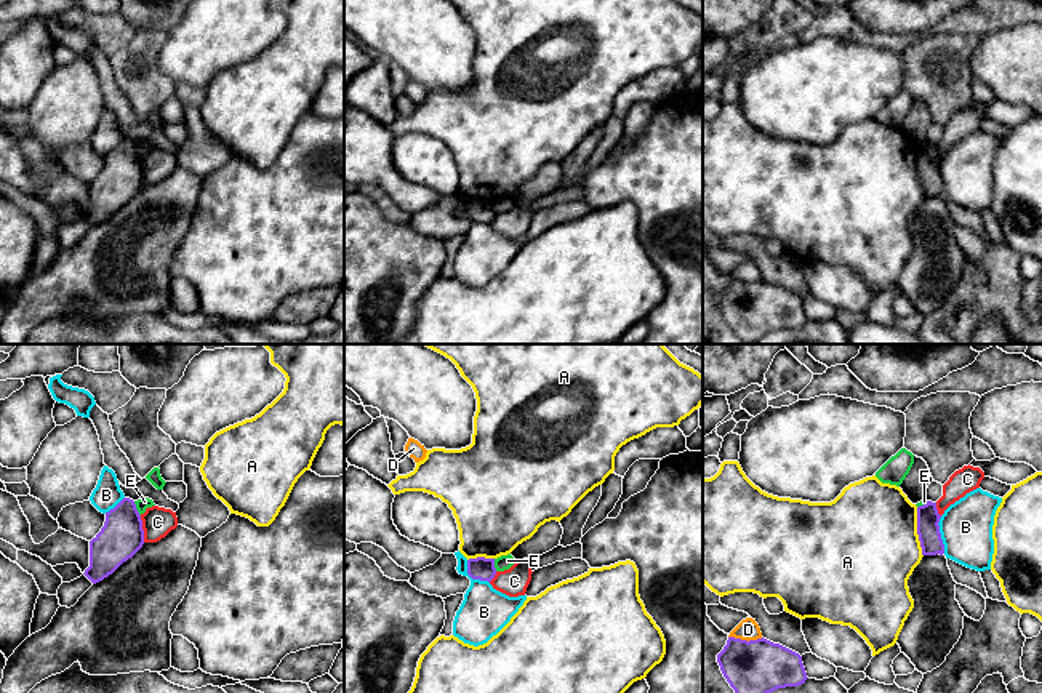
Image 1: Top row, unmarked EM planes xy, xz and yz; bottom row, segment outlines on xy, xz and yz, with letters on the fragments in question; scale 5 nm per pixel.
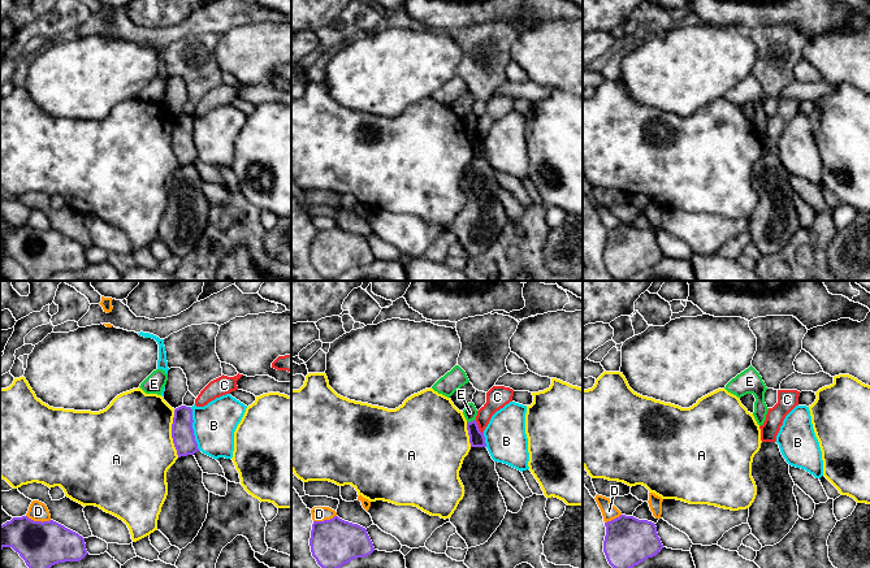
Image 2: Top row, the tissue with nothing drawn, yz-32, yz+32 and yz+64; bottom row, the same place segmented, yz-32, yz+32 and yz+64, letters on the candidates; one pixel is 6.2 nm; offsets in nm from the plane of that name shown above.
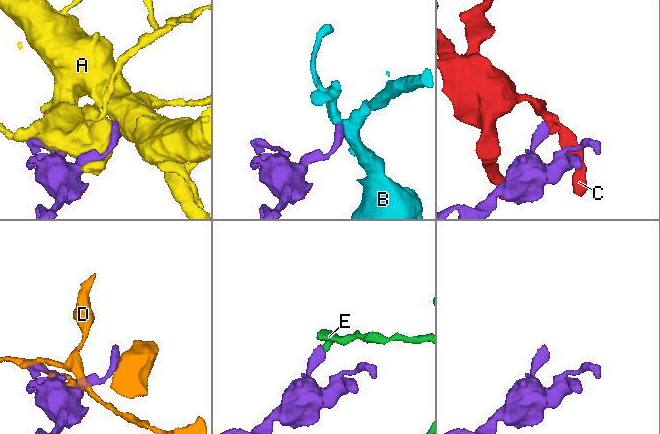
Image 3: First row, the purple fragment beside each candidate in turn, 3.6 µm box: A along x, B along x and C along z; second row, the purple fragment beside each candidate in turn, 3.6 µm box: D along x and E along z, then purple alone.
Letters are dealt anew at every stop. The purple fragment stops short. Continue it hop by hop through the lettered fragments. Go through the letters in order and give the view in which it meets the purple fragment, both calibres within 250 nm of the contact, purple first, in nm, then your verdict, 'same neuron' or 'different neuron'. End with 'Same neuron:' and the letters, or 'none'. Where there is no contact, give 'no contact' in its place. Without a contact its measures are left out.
A: meets purple in yz; 110 nm thick on the purple side, 500 nm on the other; different neuron
B: meets purple in yz; 110 nm thick on the purple side, 260 nm on the other; different neuron
C: meets purple in xy; 220 nm thick on the purple side, 160 nm on the other; different neuron
D: meets purple in yz; 280 nm thick on the purple side, 110 nm on the other; different neuron
E: meets purple in xy; 220 nm thick on the purple side, 60 nm on the other; different neuron
Same neuron: none

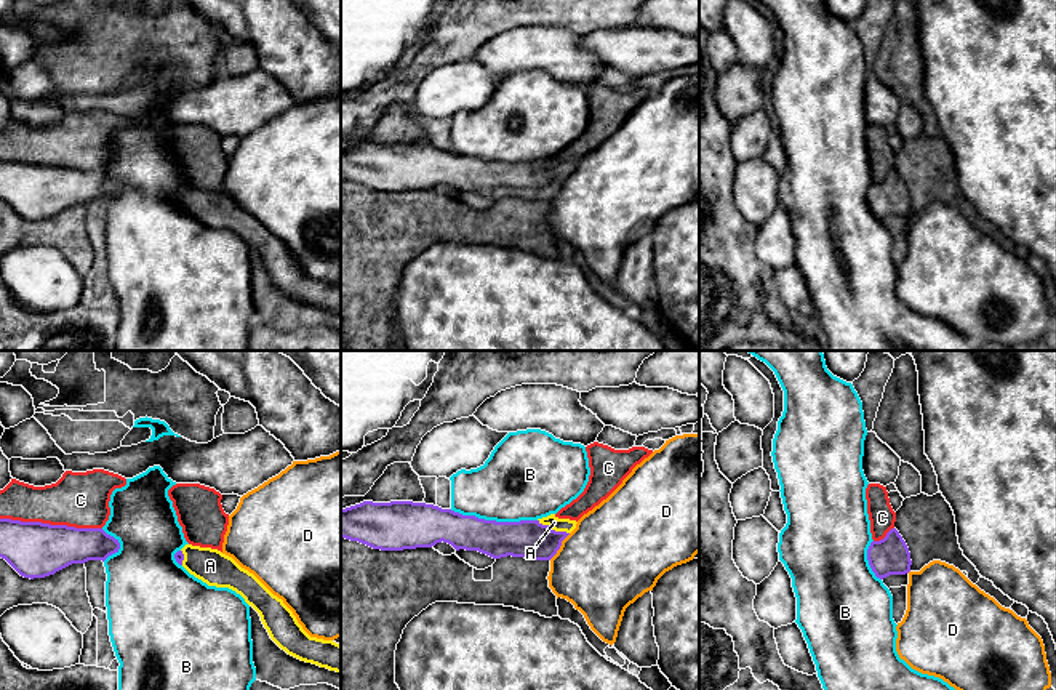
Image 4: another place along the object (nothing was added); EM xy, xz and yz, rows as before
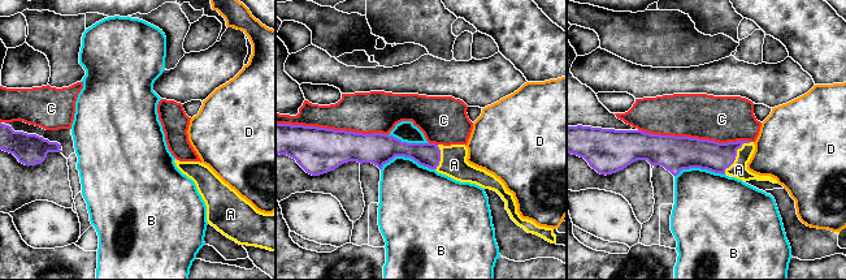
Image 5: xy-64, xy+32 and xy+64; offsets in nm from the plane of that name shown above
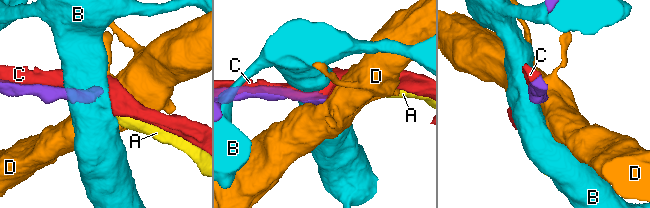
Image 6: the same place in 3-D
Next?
A: meets purple in xz; 190 nm thick on the purple side, 70 nm on the other; same neuron
B: meets purple in xz; 190 nm thick on the purple side, 400 nm on the other; different neuron
C: meets purple in xy; 280 nm thick on the purple side, 280 nm on the other; different neuron
D: meets purple in xz; 190 nm thick on the purple side, 480 nm on the other; different neuron
Same neuron: A

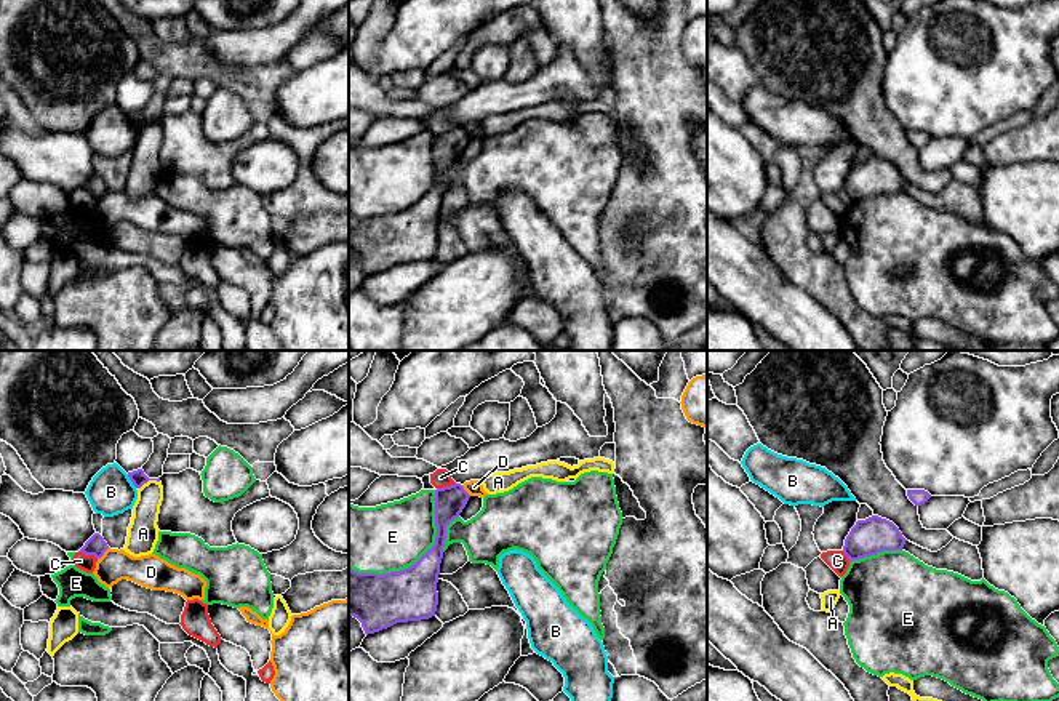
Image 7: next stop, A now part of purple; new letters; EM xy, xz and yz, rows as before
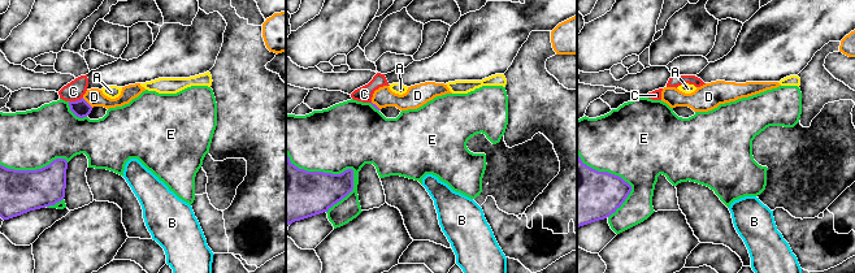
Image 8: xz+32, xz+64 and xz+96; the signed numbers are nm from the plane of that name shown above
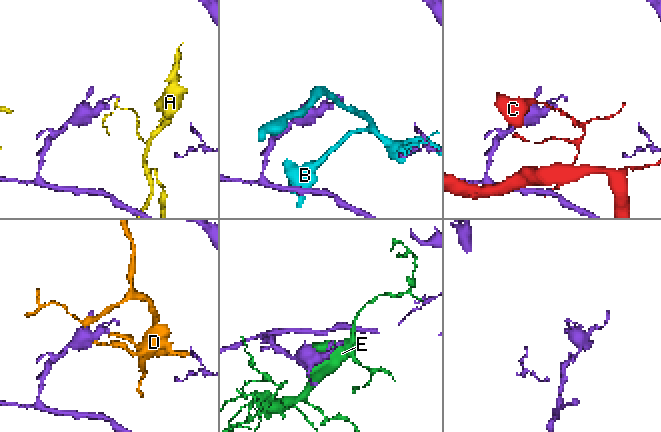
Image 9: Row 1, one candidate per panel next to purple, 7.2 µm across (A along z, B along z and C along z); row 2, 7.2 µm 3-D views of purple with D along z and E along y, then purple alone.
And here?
A: meets purple in xy; 80 nm thick on the purple side, 140 nm on the other; different neuron
B: meets purple in xy; 80 nm thick on the purple side, 240 nm on the other; different neuron
C: meets purple in xy; 100 nm thick on the purple side, 80 nm on the other; different neuron
D: meets purple in xy; 100 nm thick on the purple side, 160 nm on the other; different neuron
E: meets purple in xz; 260 nm thick on the purple side, 340 nm on the other; different neuron
Same neuron: none

